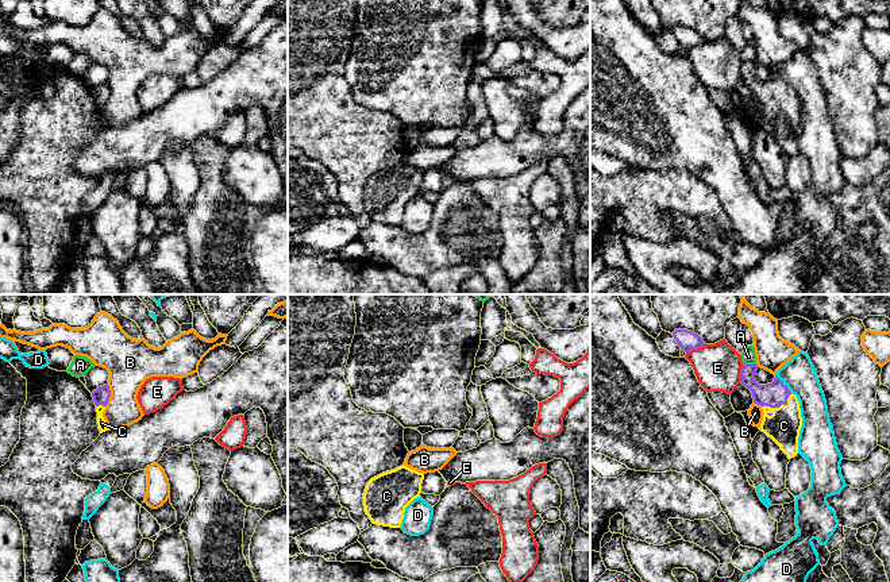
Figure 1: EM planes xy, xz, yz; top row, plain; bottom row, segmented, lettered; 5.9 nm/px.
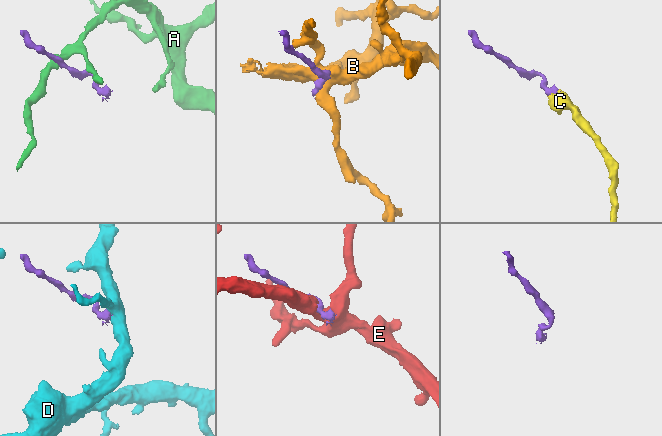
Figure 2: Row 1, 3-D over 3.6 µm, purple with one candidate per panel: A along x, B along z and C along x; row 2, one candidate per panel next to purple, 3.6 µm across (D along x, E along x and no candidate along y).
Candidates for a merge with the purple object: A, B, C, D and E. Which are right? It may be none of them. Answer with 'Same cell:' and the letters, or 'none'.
Same cell: C

